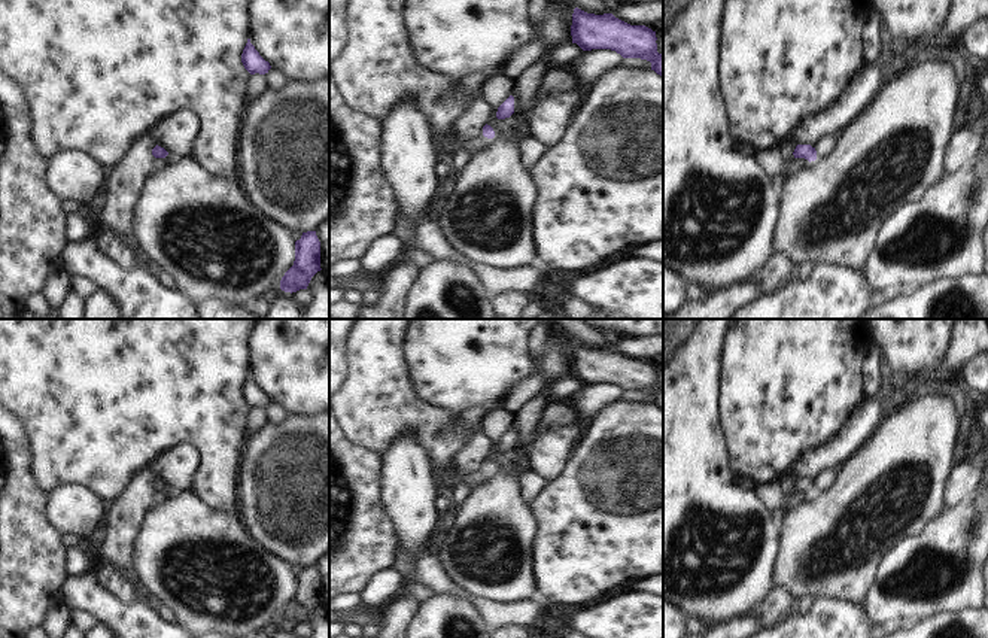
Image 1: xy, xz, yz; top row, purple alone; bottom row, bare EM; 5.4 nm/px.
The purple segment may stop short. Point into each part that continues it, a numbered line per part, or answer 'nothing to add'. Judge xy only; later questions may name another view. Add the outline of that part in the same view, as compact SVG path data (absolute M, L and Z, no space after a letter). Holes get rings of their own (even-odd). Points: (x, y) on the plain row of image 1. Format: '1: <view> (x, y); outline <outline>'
nothing to add

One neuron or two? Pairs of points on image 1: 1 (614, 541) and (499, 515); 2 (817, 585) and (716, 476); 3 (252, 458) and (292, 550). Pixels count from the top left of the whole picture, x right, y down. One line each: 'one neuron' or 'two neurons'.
1: two neurons
2: two neurons
3: one neuron

